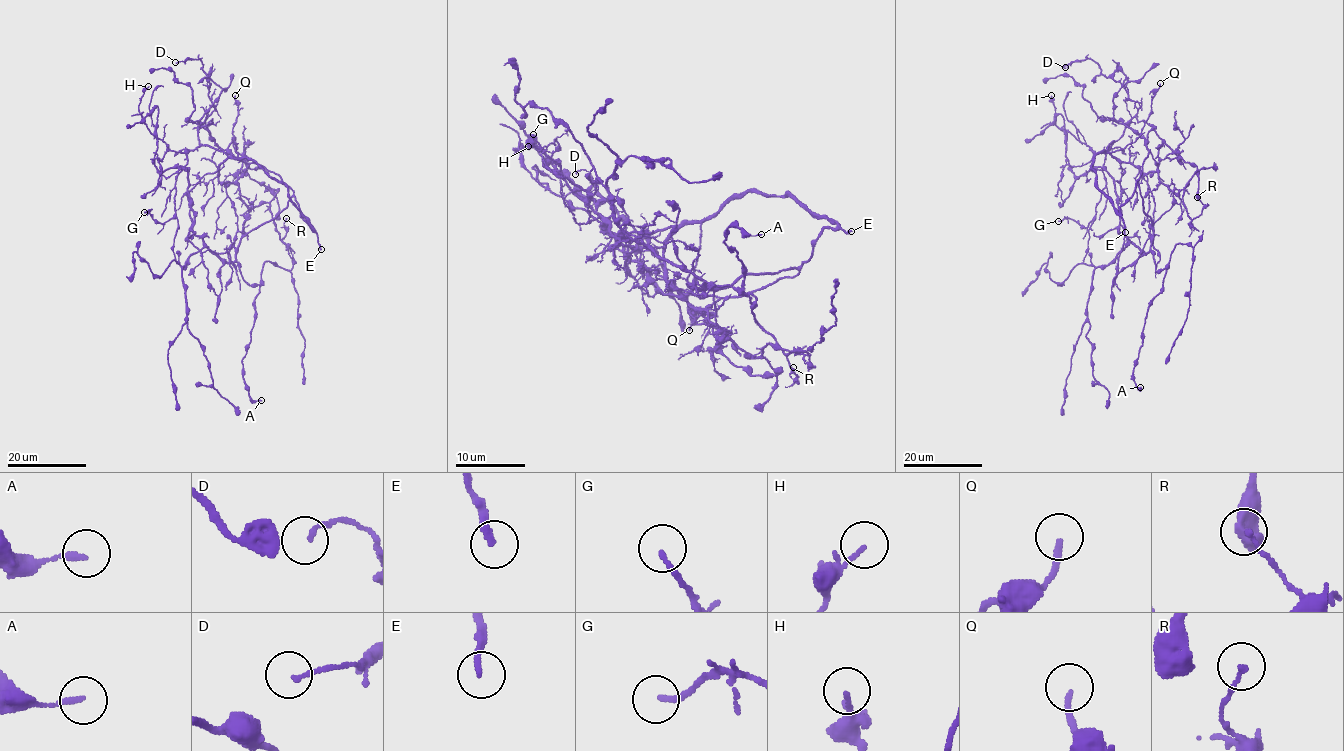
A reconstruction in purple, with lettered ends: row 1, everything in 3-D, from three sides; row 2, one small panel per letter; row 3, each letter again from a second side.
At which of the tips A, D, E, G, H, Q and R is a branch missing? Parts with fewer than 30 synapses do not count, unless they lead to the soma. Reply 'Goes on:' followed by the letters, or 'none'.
Goes on: E

